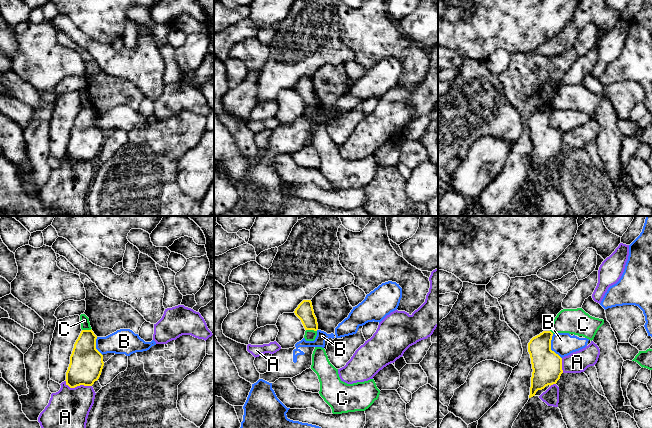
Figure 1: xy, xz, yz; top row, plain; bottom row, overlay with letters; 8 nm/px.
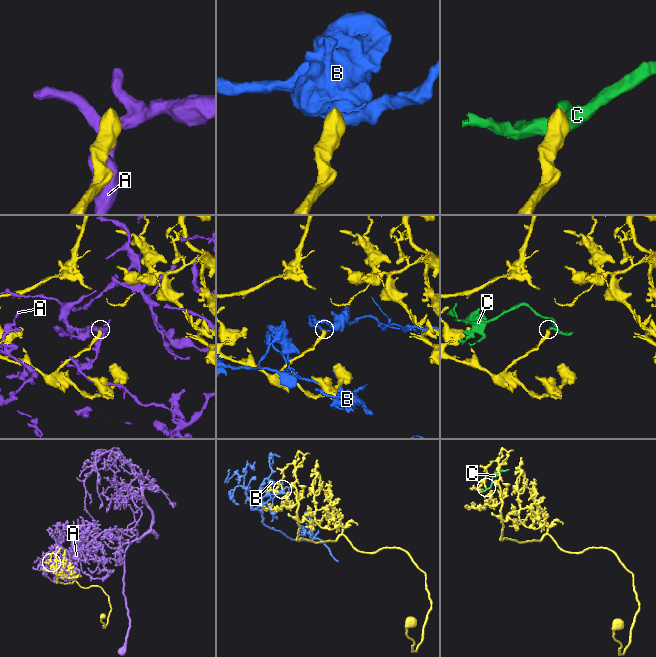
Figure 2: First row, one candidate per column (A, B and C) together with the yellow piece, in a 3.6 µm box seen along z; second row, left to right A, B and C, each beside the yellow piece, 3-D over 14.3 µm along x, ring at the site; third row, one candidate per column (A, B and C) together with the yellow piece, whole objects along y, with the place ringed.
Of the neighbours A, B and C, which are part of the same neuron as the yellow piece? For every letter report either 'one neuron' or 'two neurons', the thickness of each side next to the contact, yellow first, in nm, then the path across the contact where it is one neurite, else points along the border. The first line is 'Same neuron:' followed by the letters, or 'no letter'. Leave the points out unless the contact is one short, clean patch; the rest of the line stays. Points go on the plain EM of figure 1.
Same neuron: no letter
A: two neurons | 280/340 nm
B: two neurons | 240/190 nm
C: two neurons | 140/90 nm | along xz (306, 105), (316, 107)

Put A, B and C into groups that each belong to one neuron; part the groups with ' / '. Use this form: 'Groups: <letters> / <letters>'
Groups: A / B / C

